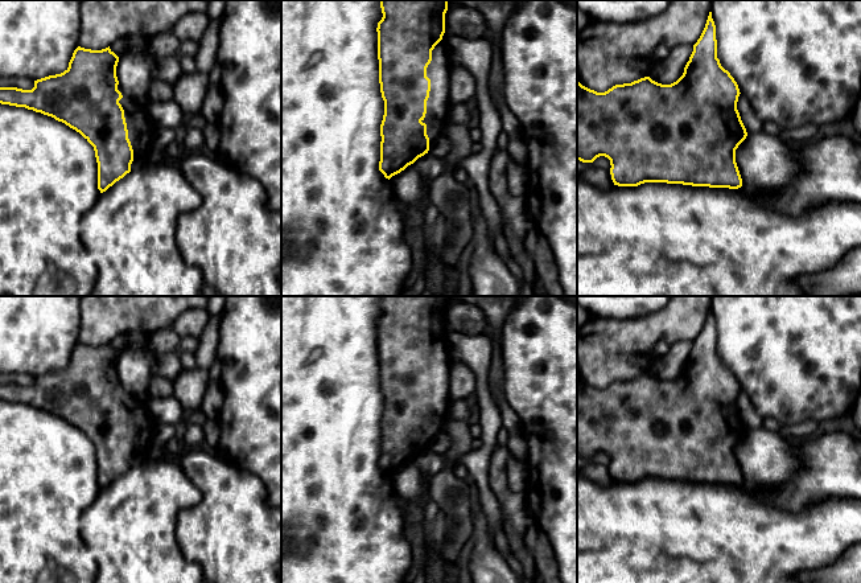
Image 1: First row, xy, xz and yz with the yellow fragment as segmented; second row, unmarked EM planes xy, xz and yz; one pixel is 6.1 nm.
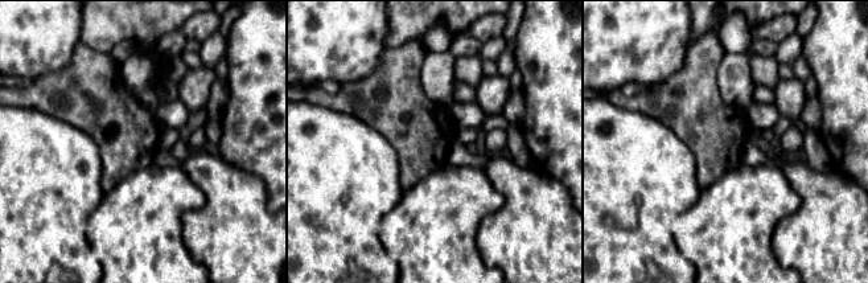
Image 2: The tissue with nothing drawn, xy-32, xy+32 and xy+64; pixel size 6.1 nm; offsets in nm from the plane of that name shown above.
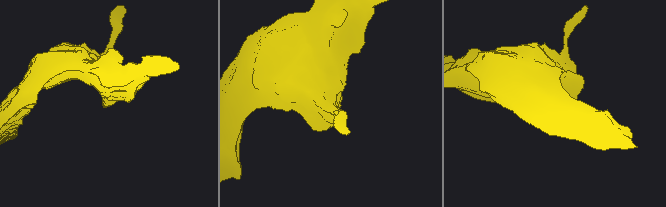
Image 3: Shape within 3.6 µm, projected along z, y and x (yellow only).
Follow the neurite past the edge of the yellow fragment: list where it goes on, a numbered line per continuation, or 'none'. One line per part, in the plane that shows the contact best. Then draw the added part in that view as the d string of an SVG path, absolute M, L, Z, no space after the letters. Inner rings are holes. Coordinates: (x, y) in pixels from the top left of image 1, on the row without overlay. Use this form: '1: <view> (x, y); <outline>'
1: xz (439, 405); M444 329L442 336L432 346L432 357L427 364L430 387L427 397L427 410L421 418L427 420L429 444L441 432L456 407L449 397L450 357L446 334L448 332Z

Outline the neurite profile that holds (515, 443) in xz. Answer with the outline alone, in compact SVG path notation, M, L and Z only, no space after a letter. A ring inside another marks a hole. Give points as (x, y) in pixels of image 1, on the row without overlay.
M506 432L503 434L502 439L506 443L511 456L520 457L520 459L526 457L527 444L522 434Z

